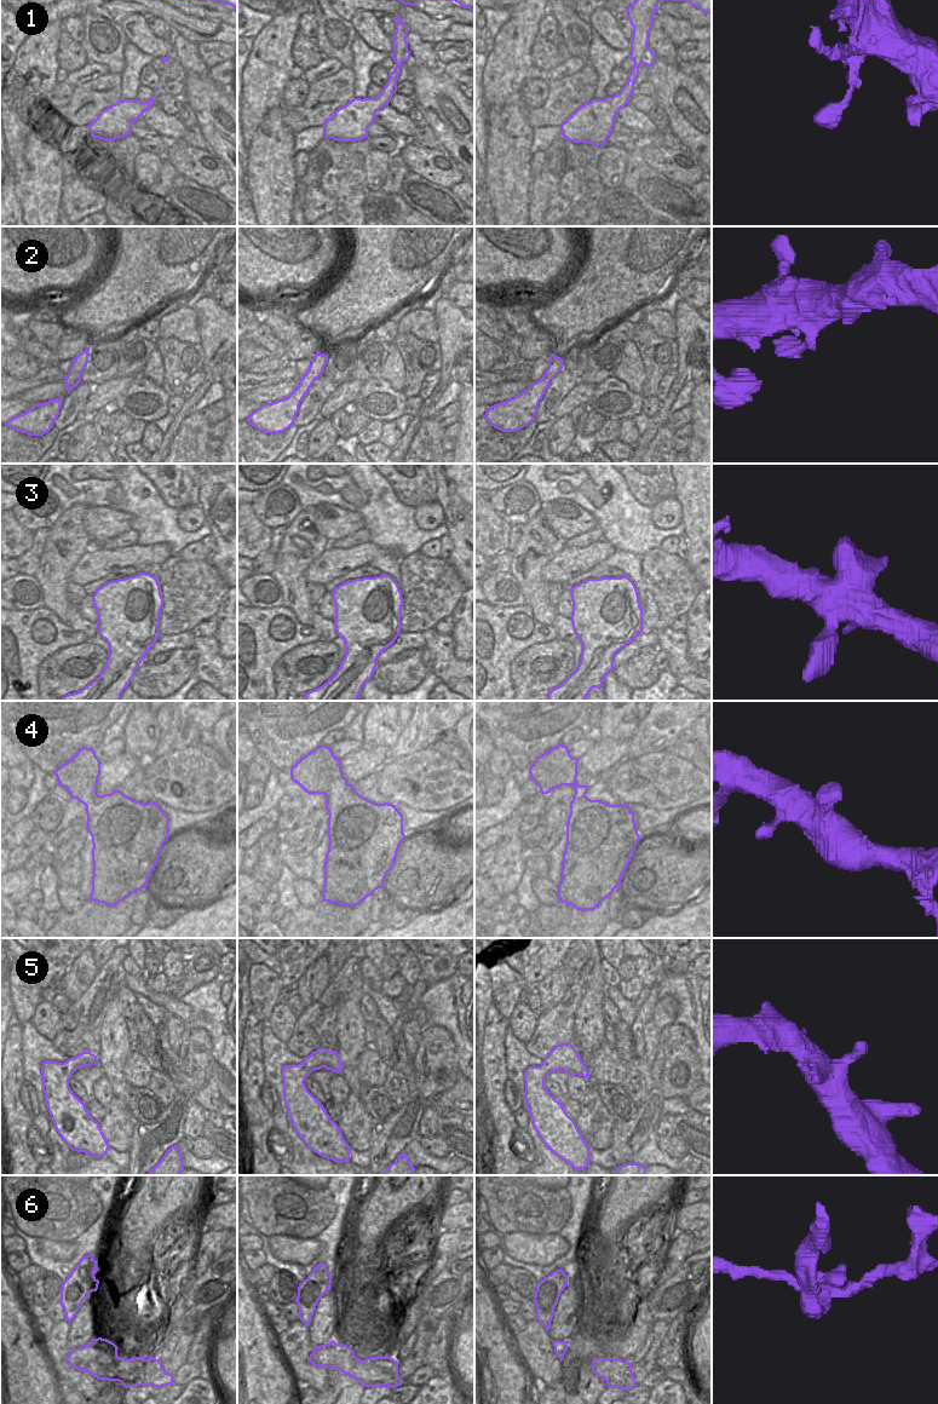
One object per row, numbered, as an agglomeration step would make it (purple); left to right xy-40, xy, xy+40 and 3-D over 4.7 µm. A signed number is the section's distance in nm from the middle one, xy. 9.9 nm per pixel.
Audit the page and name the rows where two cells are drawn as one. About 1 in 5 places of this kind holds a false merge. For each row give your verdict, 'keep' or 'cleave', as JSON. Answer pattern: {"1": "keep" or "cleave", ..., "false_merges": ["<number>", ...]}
{"1": "keep", "2": "keep", "3": "keep", "4": "keep", "5": "keep", "6": "cleave", "false_merges": ["6"]}

